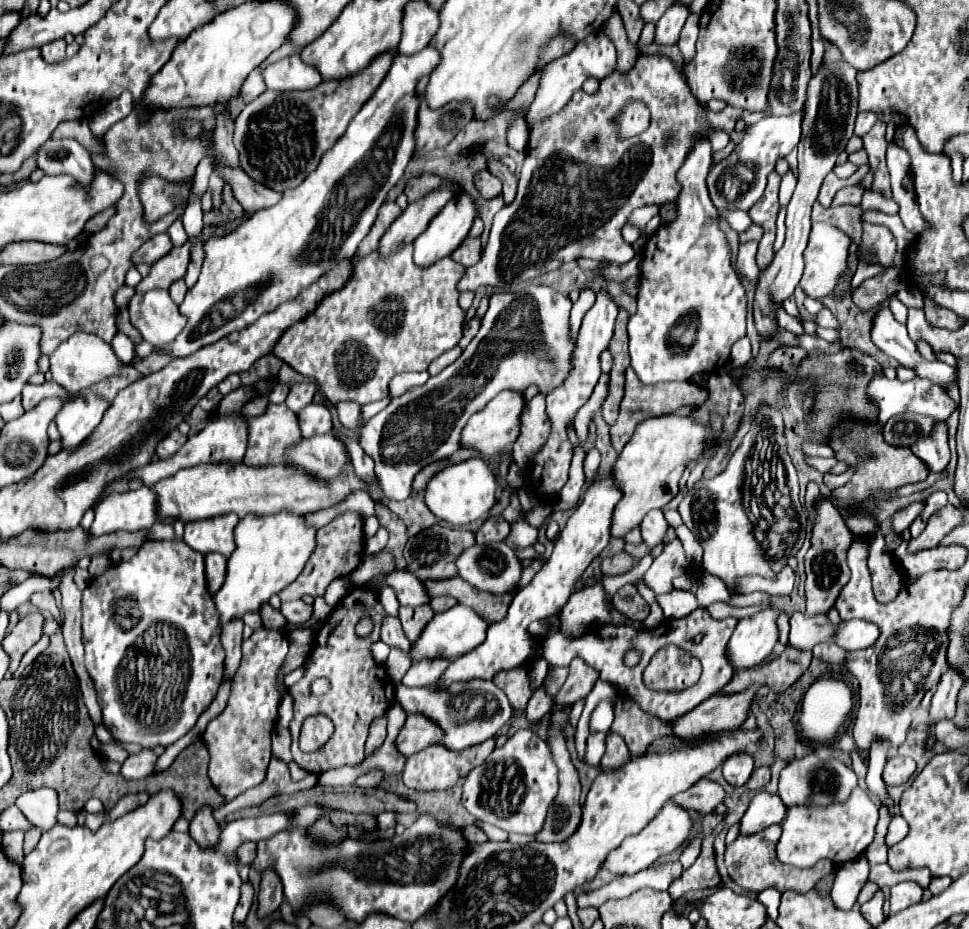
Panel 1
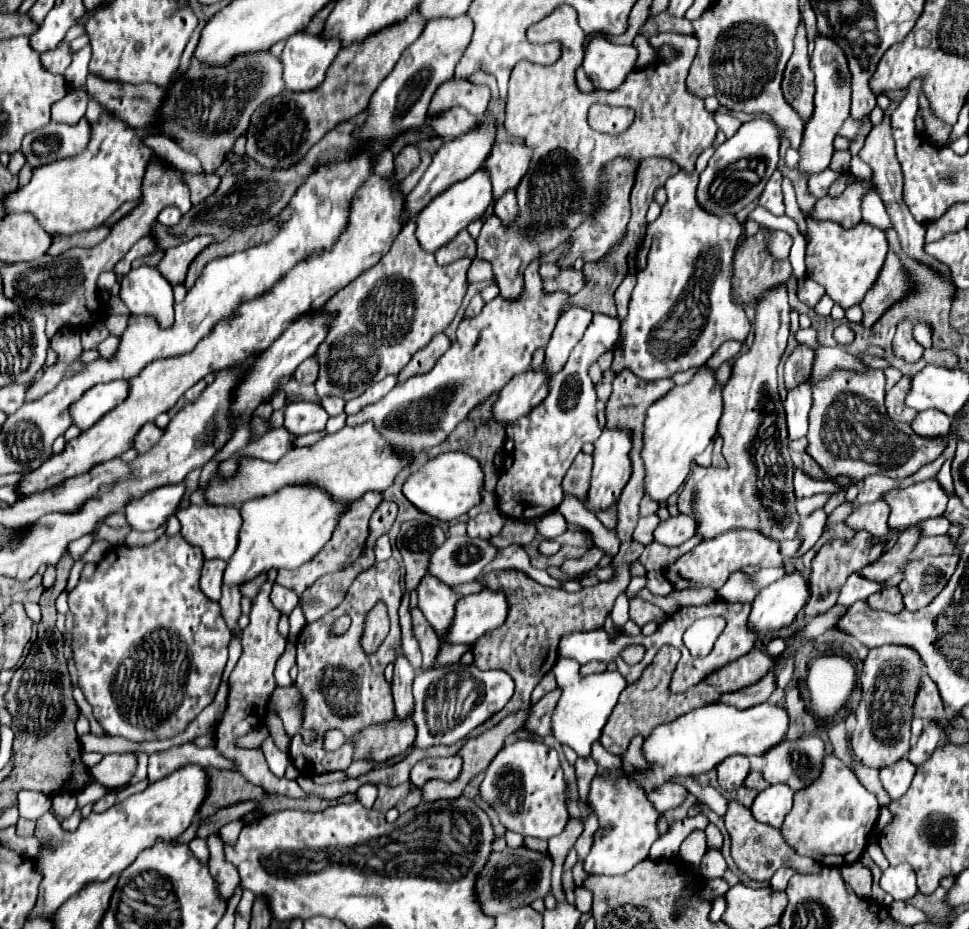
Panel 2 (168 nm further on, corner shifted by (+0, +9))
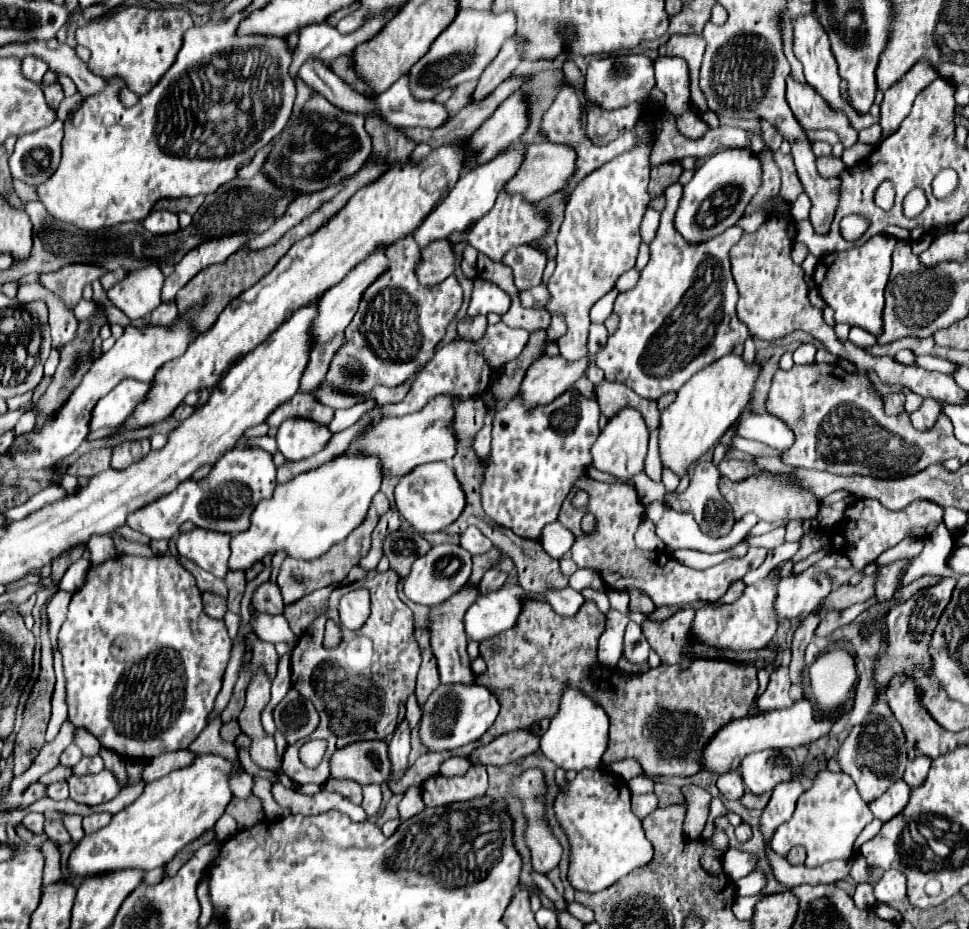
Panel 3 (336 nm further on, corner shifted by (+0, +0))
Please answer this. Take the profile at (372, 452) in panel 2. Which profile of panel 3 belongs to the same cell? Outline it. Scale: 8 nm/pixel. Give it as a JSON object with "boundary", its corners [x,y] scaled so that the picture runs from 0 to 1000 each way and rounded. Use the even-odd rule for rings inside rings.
{"boundary":[[[451,427],[441,434],[434,442],[416,447],[416,449],[401,449],[389,455],[383,455],[360,481],[354,490],[387,490],[393,496],[395,516],[410,513],[414,516],[422,507],[432,501],[459,496],[463,498],[470,490],[470,464],[467,464],[467,445],[472,432],[465,427]]]}

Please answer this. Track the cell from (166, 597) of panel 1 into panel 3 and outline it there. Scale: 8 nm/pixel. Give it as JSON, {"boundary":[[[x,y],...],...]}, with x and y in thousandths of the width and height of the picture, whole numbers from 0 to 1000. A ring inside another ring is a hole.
{"boundary":[[[170,595],[166,600],[123,597],[104,608],[94,608],[86,632],[75,638],[69,666],[61,677],[61,694],[63,694],[63,705],[65,705],[67,731],[69,731],[69,761],[71,761],[69,774],[79,783],[92,785],[104,798],[106,804],[121,808],[125,815],[154,819],[162,813],[170,813],[170,811],[195,804],[203,795],[203,791],[209,787],[209,783],[214,780],[214,770],[220,763],[222,750],[228,744],[228,733],[230,733],[232,718],[236,714],[240,690],[236,688],[234,675],[228,666],[220,666],[212,662],[209,651],[207,651],[207,636],[201,628],[201,621],[185,606],[183,600]]]}

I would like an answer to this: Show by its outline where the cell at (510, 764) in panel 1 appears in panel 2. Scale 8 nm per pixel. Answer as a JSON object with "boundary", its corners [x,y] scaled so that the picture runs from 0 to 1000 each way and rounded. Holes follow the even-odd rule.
{"boundary":[[[534,797],[527,803],[519,803],[503,825],[496,857],[513,872],[517,887],[538,900],[567,904],[579,898],[587,885],[581,829],[577,825],[575,809],[560,799]]]}

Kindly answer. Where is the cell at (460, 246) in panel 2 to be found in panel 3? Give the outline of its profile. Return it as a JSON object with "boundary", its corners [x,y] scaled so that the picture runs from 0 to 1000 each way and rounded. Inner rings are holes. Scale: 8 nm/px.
{"boundary":[[[459,257],[459,259],[445,262],[441,268],[434,270],[437,279],[430,287],[432,305],[449,307],[449,305],[455,305],[457,300],[461,300],[470,292],[472,277],[470,277],[467,266],[470,264],[461,262],[461,257]]]}

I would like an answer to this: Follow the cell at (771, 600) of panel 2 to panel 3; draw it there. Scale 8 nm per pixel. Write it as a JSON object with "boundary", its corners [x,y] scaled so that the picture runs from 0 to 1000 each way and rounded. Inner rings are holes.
{"boundary":[[[833,612],[825,619],[810,619],[802,630],[798,658],[804,666],[837,660],[858,638],[858,623],[851,615]]]}

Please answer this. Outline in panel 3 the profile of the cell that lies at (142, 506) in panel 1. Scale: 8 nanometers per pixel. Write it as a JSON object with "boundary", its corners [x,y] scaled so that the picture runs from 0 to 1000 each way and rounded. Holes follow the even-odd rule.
{"boundary":[[[243,481],[226,494],[218,509],[205,520],[199,516],[189,518],[179,531],[164,535],[162,539],[146,546],[133,557],[133,567],[146,572],[154,580],[176,580],[191,561],[199,561],[203,567],[249,574],[257,567],[257,557],[269,537],[282,533],[286,524],[286,503],[282,490],[267,481]]]}

